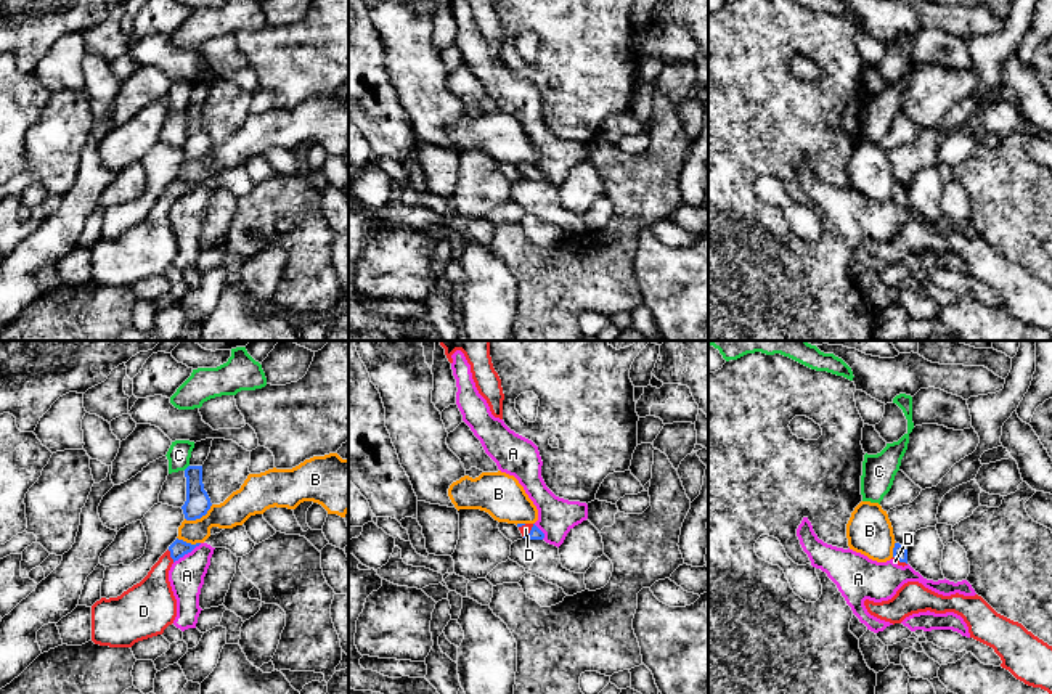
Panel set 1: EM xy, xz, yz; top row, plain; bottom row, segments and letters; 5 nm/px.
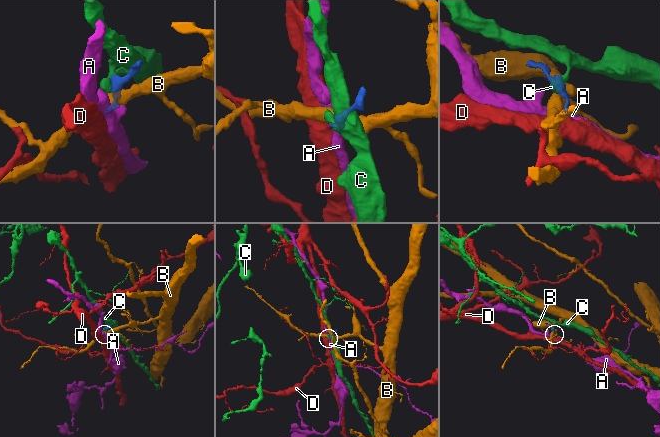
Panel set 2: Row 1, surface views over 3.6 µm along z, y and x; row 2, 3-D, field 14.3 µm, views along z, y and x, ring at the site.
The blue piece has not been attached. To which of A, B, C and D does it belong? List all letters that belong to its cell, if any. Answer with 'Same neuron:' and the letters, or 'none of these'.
Same neuron: none of these

